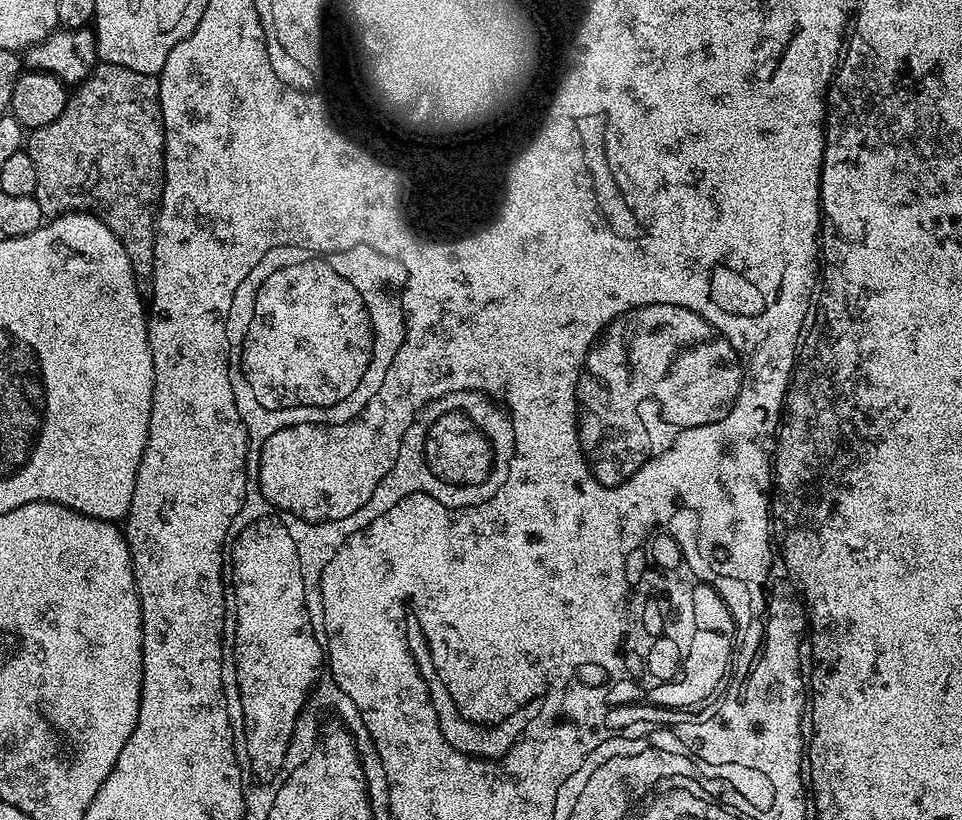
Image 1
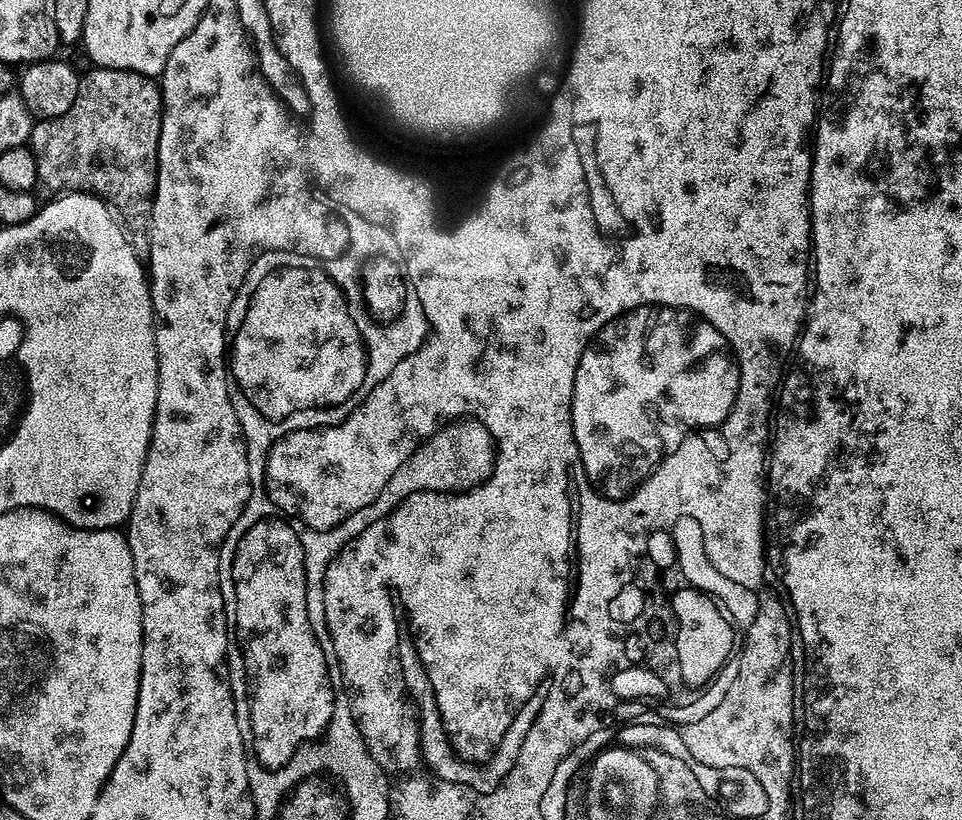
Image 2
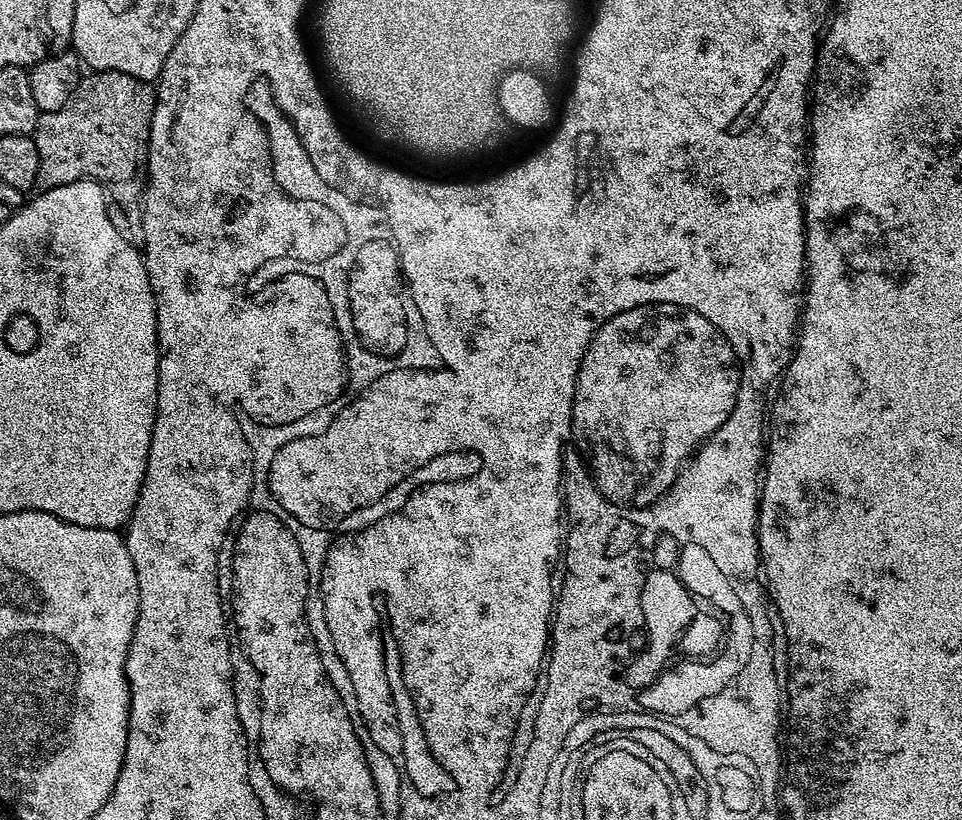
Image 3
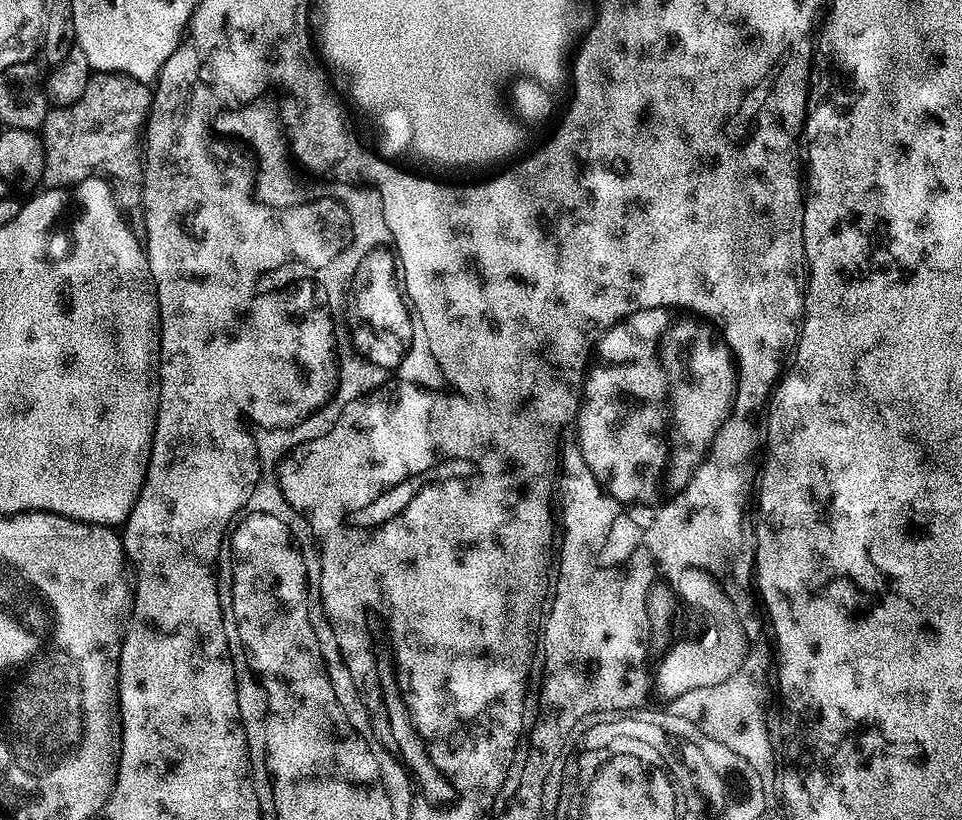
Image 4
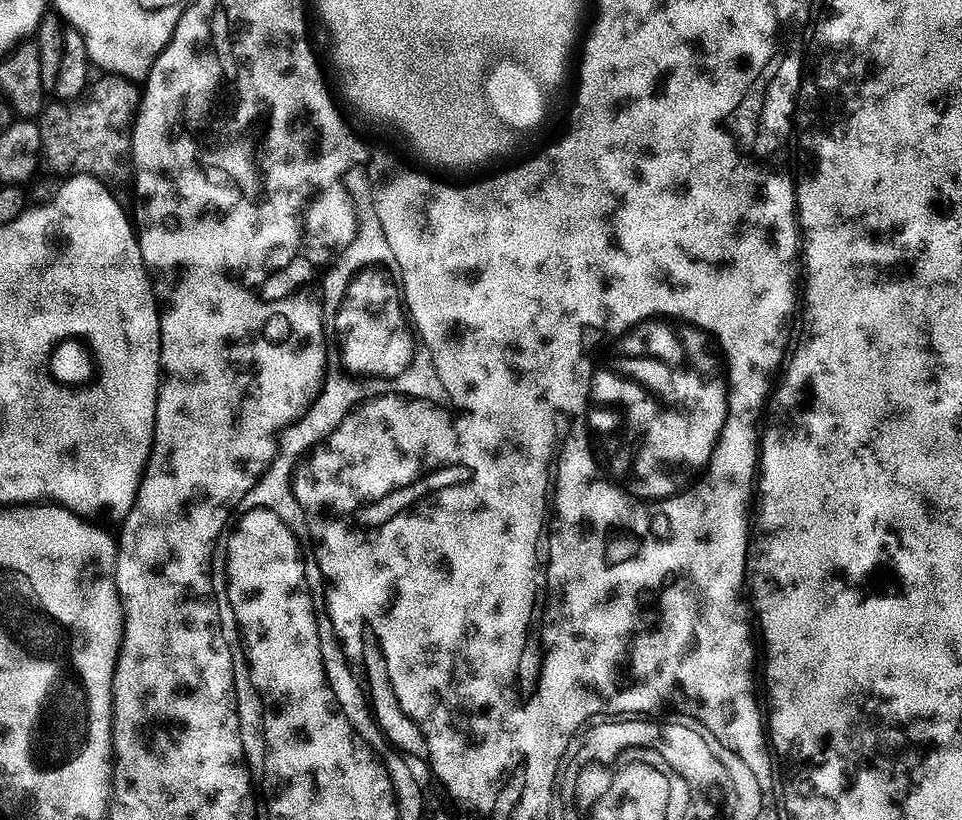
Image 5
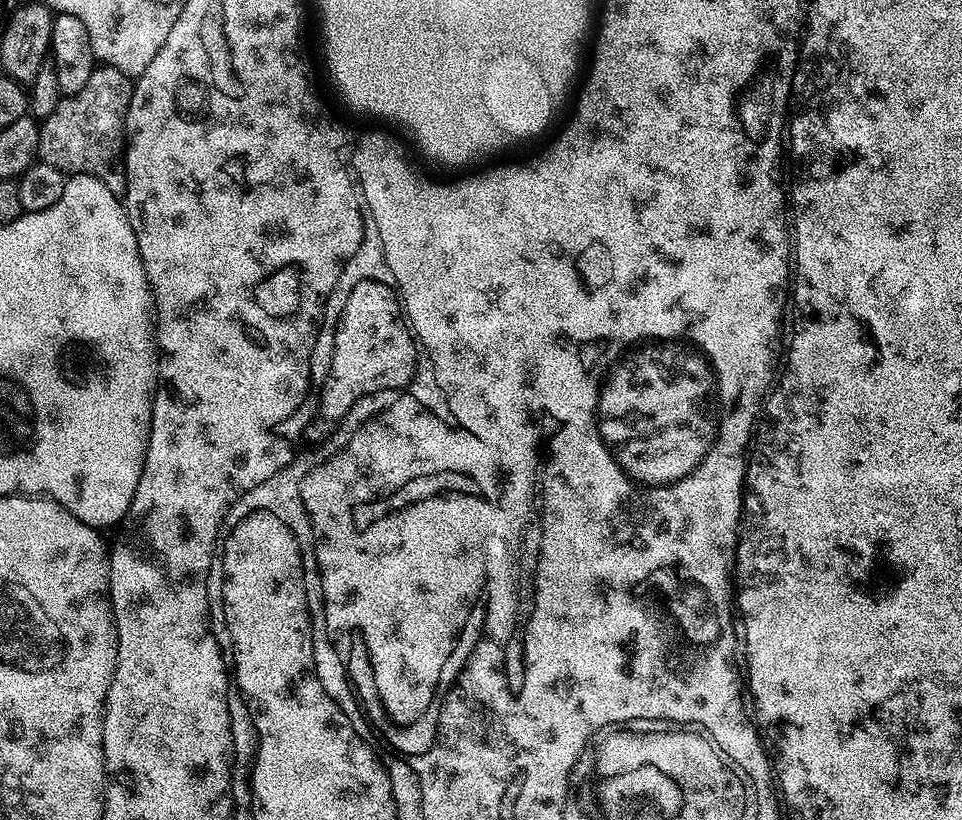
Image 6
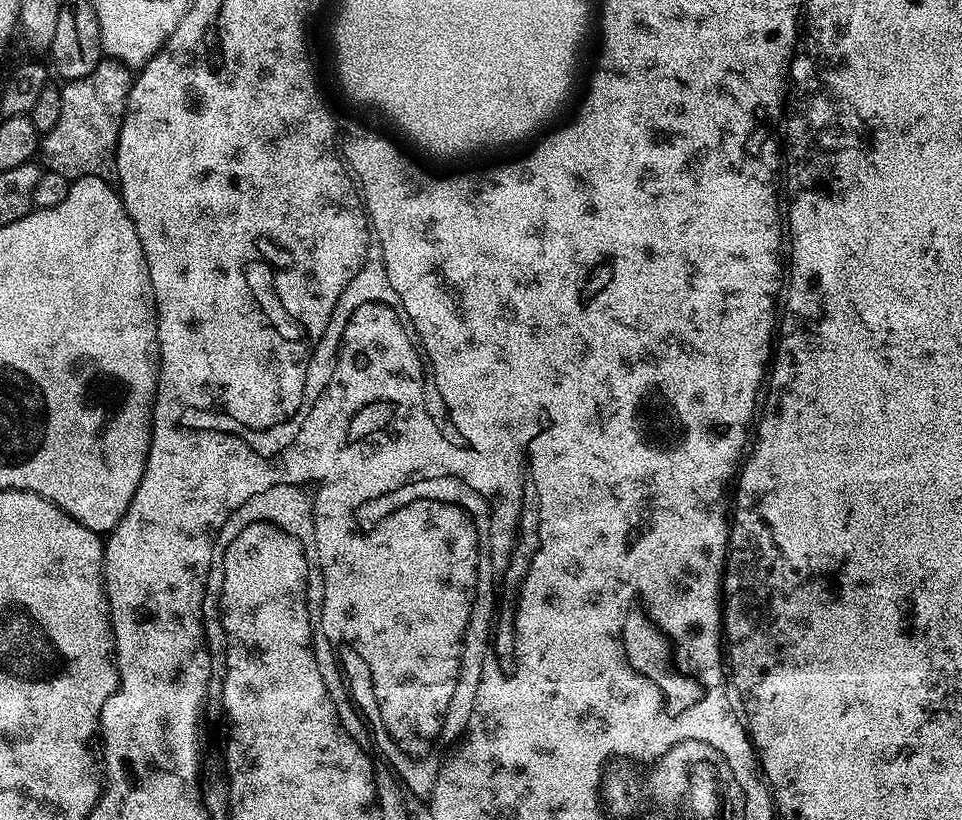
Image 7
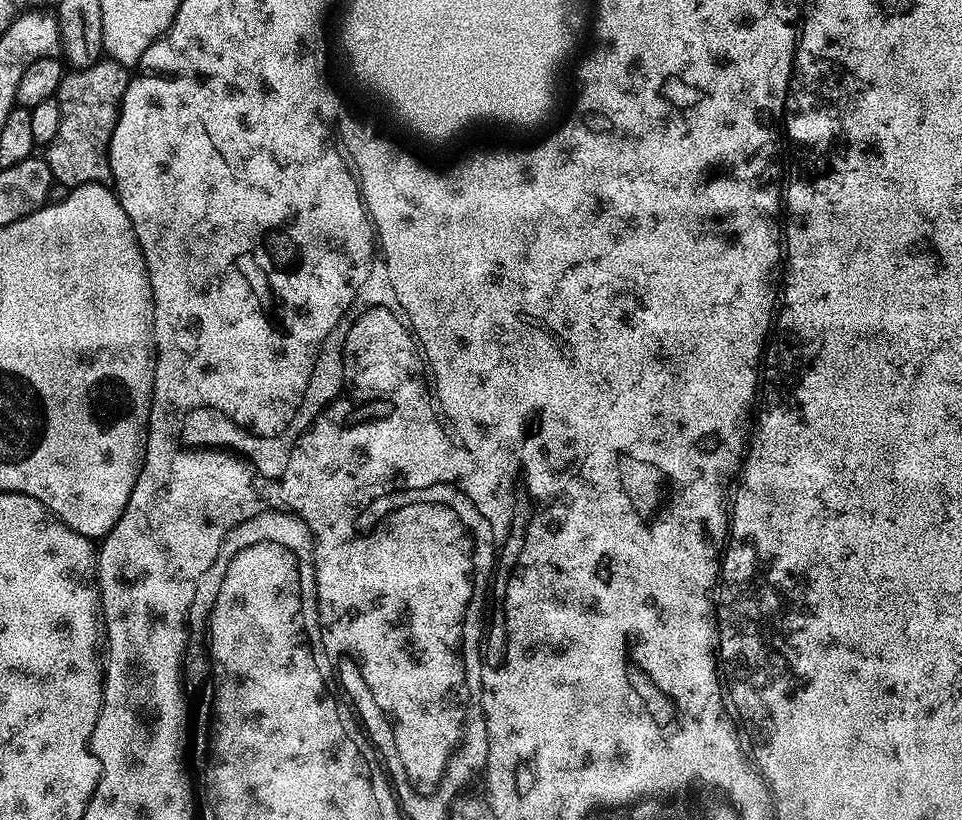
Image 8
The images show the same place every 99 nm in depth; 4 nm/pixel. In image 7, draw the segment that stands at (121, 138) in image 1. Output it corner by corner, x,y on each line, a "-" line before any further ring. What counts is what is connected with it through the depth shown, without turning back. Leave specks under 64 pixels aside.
104,58
86,78
69,80
60,88
62,115
54,130
43,133
38,149
39,159
47,171
62,174
69,182
83,176
116,180
116,147
133,79
133,69
119,60

